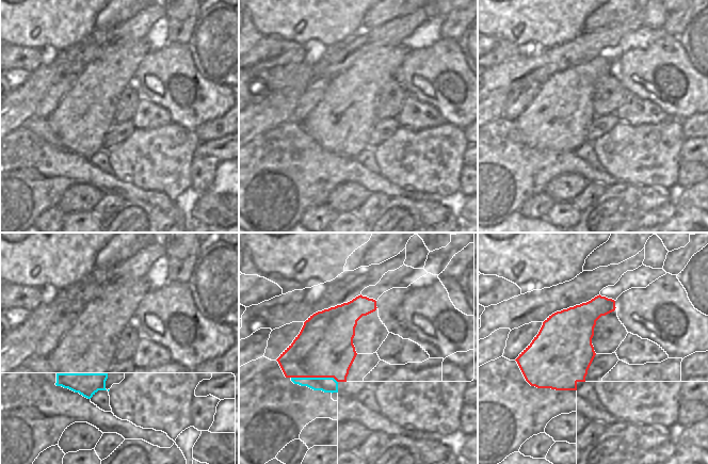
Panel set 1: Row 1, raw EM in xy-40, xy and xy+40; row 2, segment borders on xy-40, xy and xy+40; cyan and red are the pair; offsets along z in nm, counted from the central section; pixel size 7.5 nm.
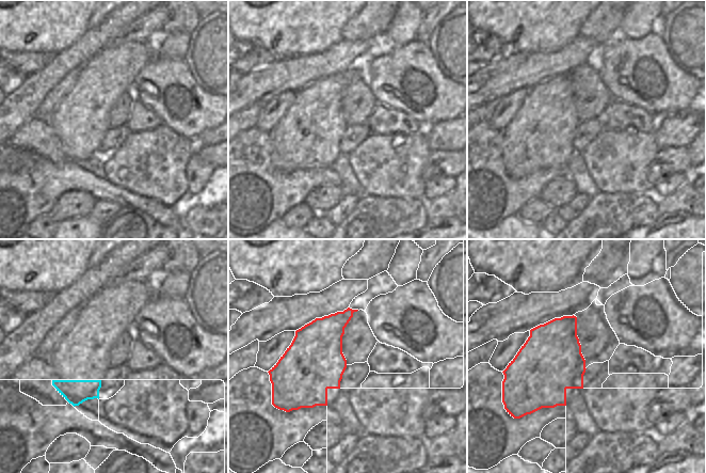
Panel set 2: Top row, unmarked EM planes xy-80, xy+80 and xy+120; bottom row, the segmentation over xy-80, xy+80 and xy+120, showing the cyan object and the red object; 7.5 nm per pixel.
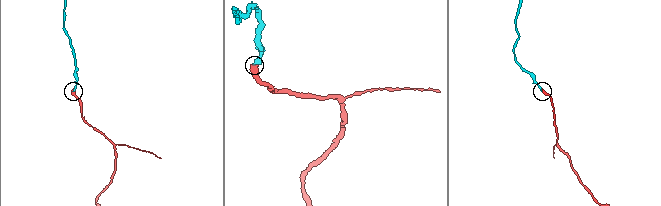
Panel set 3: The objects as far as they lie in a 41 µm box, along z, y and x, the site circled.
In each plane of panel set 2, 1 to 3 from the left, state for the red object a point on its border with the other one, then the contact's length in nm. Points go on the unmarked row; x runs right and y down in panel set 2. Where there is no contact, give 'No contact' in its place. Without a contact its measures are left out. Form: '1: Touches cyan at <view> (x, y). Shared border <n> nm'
1: No contact
2: No contact
3: No contact

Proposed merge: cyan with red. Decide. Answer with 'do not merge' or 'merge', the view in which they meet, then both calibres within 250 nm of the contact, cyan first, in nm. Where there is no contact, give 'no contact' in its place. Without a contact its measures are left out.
merge; meets cyan in xy; 110 nm thick on the cyan side, 440 nm on the other

